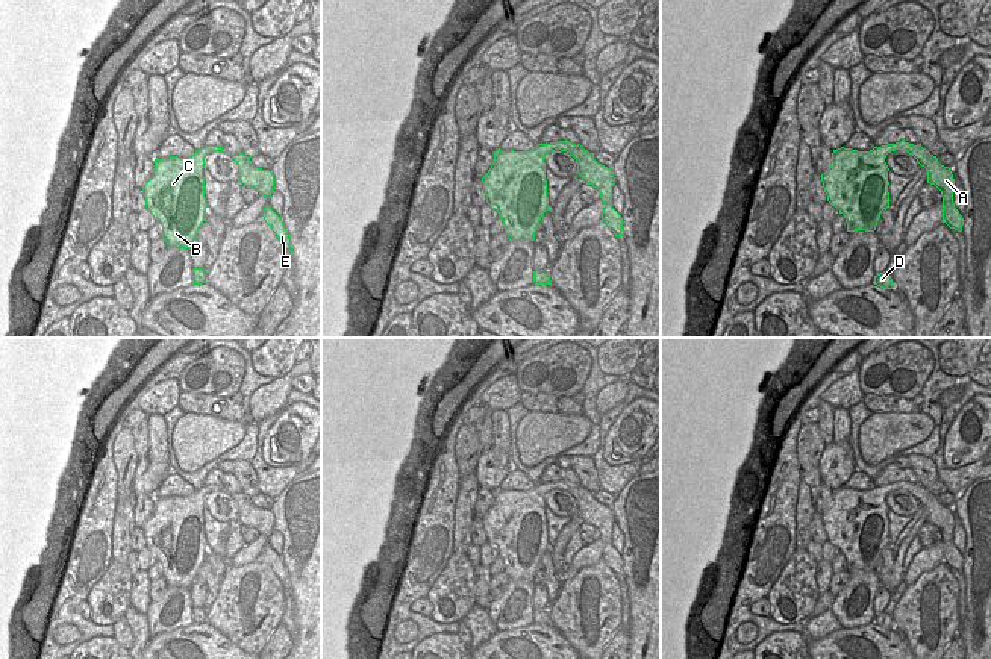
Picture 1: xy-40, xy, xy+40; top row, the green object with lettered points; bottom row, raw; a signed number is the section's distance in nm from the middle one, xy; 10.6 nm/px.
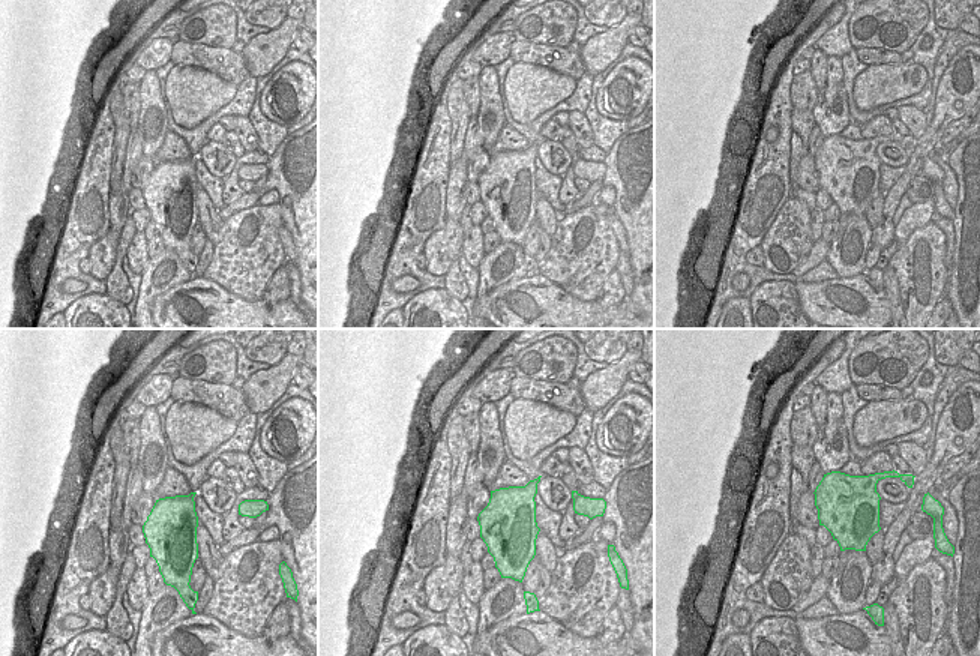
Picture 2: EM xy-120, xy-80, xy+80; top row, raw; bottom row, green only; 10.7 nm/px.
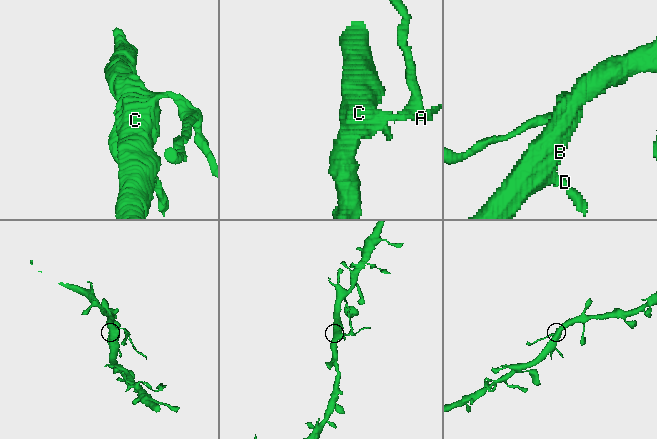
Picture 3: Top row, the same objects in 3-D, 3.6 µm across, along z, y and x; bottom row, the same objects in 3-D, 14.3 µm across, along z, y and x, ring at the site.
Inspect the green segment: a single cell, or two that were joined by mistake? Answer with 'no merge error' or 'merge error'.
merge error

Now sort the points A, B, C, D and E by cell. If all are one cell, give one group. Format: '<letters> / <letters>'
A E / B C D

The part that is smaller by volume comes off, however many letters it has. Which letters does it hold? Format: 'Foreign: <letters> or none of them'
Foreign: A, E

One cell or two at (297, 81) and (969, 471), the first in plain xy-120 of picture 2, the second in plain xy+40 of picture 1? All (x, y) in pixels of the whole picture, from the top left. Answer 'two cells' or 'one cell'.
two cells

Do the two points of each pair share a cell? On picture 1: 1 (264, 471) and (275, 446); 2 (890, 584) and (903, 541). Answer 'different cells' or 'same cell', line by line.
1: different cells
2: same cell

